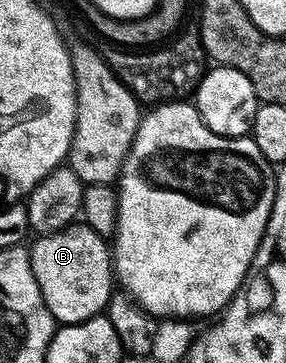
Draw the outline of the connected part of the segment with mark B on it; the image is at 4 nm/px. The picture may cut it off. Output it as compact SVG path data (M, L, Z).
M75 222L59 232L47 232L37 237L34 245L29 245L30 265L36 278L36 286L40 286L40 294L59 325L84 322L88 318L105 313L106 303L110 301L116 277L112 267L112 248L107 237L96 234L84 222Z

